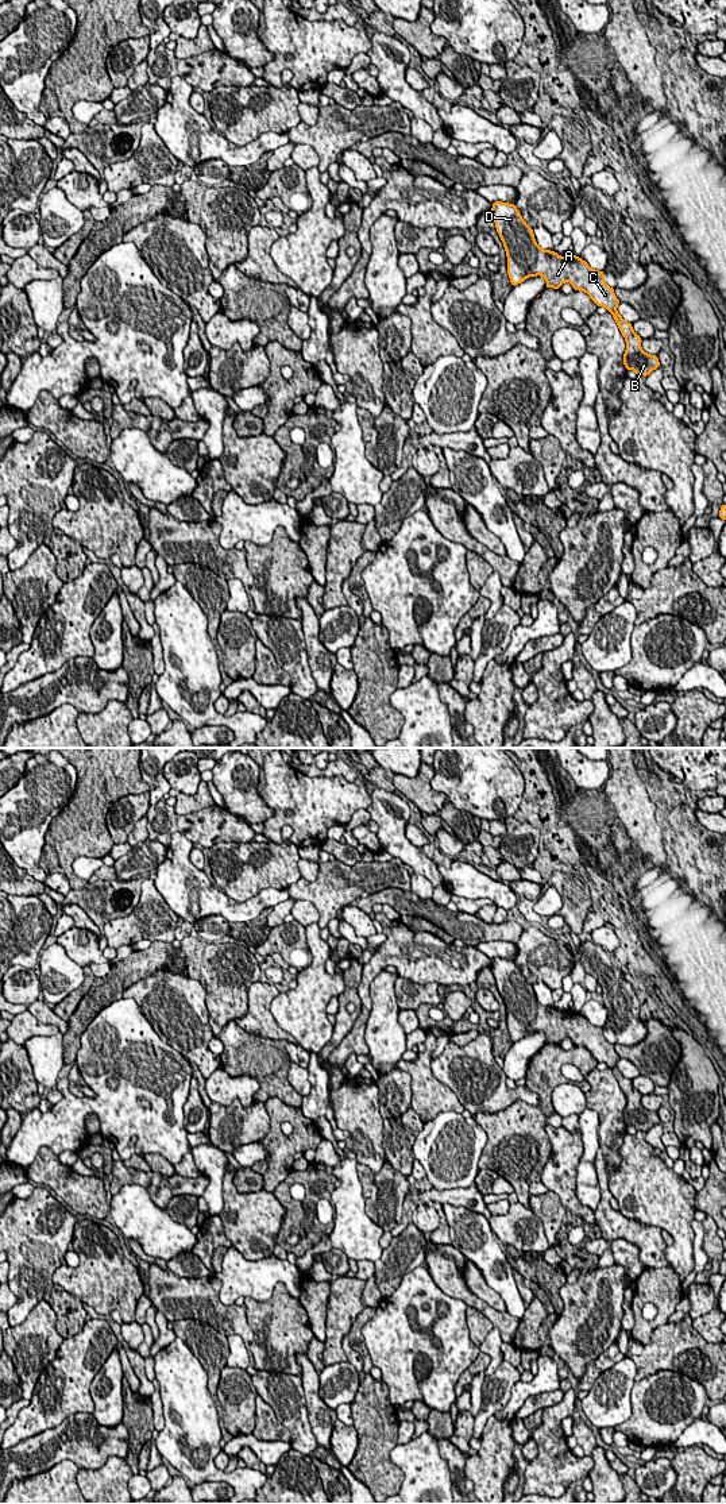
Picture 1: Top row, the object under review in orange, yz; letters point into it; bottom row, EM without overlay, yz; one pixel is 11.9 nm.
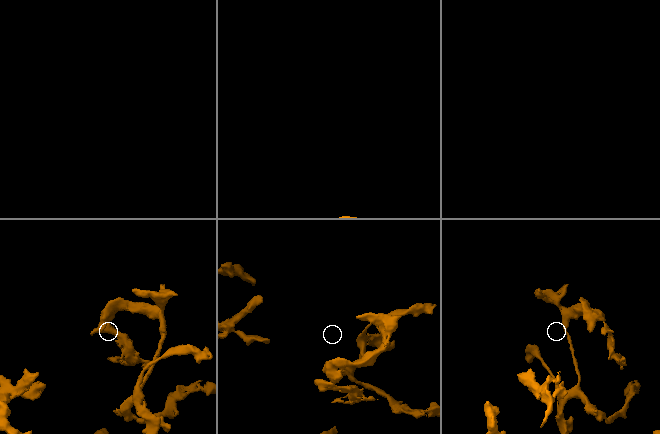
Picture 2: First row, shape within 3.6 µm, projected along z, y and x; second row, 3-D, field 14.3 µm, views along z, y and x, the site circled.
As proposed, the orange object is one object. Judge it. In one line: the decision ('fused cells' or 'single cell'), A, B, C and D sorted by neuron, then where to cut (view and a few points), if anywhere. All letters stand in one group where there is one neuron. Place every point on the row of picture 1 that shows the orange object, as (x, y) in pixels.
fused cells; groups A C D / B; cut yz (616, 309), (611, 312)

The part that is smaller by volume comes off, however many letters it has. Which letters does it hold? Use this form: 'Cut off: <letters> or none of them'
Cut off: B

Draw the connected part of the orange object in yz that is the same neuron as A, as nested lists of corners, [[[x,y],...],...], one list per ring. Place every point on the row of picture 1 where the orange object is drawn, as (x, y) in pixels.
[[[494,201],[493,205],[490,212],[506,250],[511,286],[536,275],[545,278],[545,289],[560,289],[569,281],[574,290],[586,292],[598,306],[605,306],[607,312],[617,311],[619,300],[614,289],[605,282],[603,271],[591,269],[586,261],[574,254],[564,258],[553,250],[542,250],[515,204]]]

